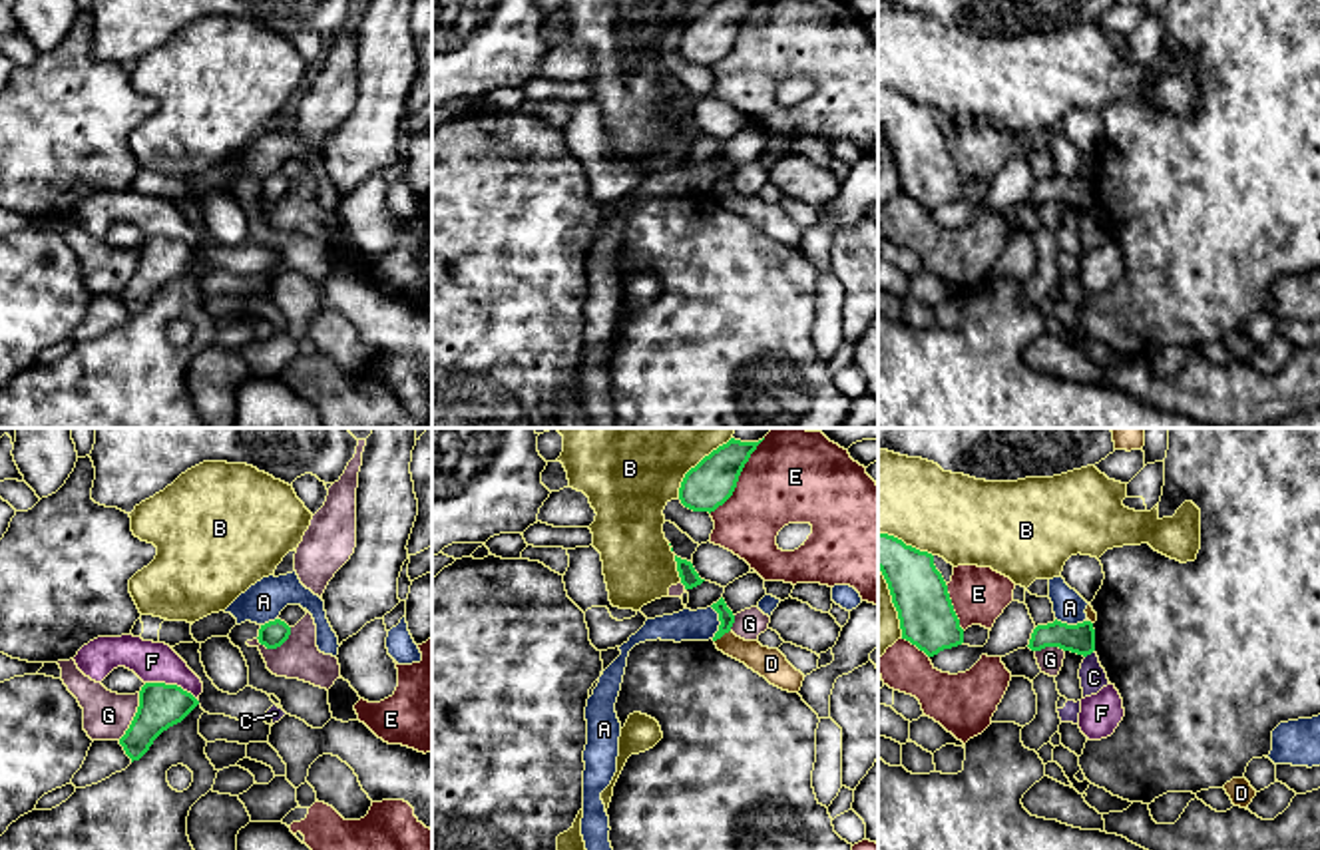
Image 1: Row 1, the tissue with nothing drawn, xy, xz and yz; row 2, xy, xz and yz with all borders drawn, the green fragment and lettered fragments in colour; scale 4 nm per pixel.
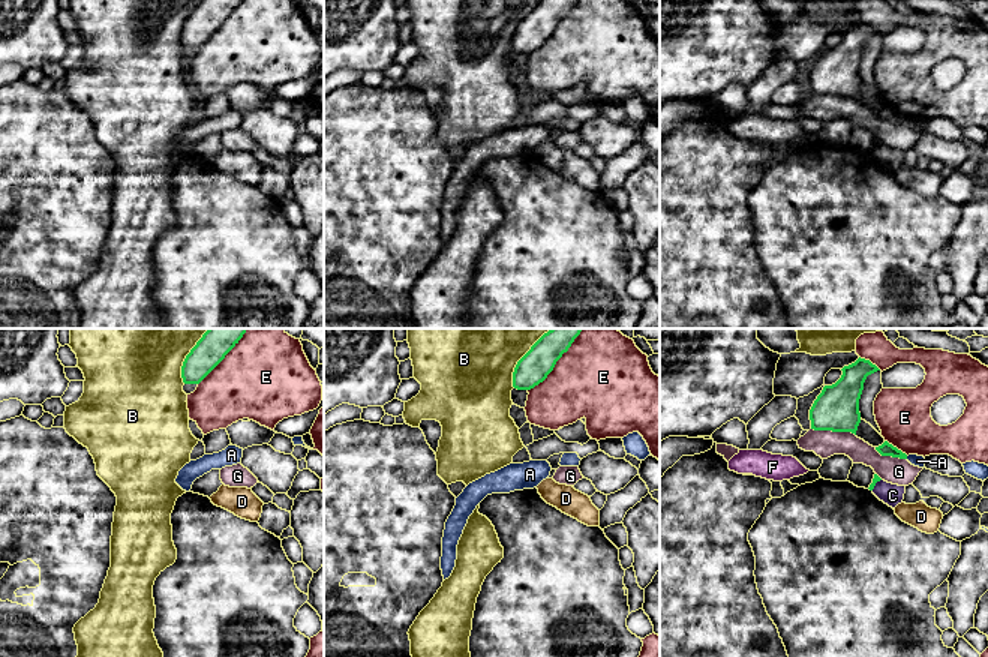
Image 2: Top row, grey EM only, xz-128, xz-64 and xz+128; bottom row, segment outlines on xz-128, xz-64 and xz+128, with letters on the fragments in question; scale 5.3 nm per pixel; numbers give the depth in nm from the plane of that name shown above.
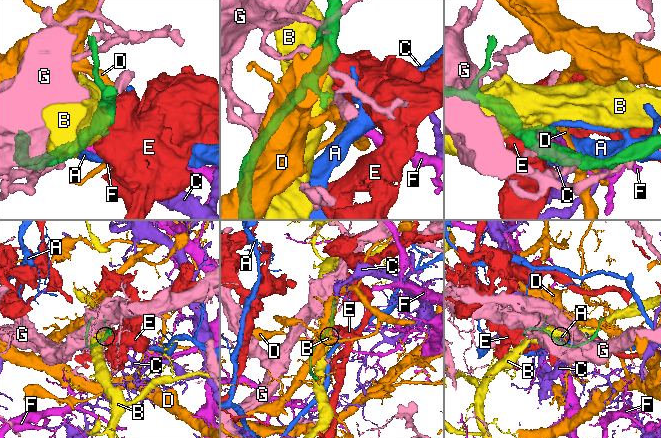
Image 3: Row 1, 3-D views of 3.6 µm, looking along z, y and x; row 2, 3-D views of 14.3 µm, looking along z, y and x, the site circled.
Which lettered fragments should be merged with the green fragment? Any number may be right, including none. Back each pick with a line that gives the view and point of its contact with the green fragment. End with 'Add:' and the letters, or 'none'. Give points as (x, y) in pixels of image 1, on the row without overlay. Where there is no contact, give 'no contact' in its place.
Add: none

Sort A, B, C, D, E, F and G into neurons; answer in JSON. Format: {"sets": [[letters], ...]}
{"sets": [["A"], ["B"], ["C"], ["D"], ["E"], ["F"], ["G"]]}

